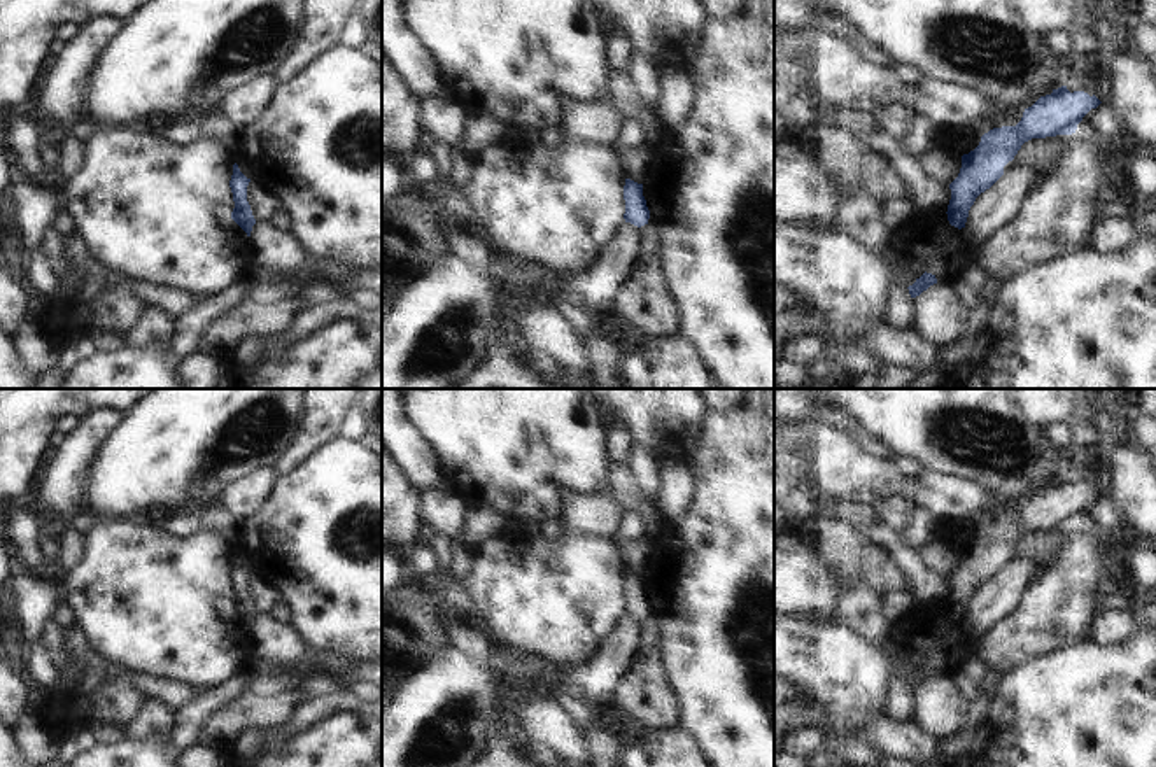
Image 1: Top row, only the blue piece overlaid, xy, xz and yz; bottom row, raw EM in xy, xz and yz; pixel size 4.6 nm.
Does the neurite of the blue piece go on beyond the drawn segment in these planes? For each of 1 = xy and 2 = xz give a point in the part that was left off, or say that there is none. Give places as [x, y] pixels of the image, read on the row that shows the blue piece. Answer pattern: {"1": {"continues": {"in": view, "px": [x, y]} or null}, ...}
{"1": {"continues": null}, "2": {"continues": null}}

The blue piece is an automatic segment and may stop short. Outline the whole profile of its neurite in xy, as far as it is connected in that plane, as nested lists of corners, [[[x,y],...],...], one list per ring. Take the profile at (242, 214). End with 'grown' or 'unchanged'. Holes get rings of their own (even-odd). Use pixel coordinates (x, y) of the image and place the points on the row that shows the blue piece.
[[[233,165],[233,175],[229,180],[229,187],[233,193],[235,208],[231,212],[231,219],[250,236],[252,226],[256,224],[256,219],[252,215],[250,205],[247,201],[247,186],[250,179],[247,179],[238,165]]] | unchanged

